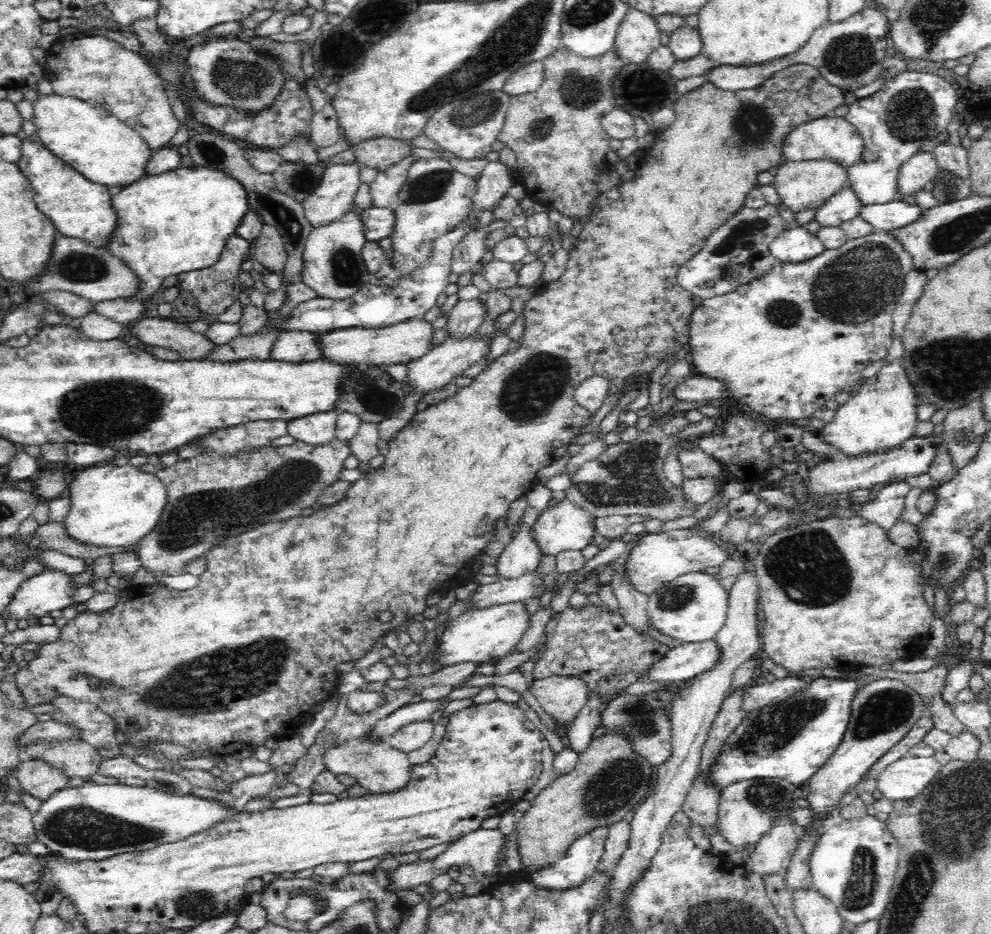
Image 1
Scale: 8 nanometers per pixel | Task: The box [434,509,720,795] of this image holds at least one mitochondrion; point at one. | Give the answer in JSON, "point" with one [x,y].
{"point":[637,714]}

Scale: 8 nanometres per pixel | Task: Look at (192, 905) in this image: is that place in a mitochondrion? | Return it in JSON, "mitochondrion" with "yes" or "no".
{"mitochondrion":"yes"}

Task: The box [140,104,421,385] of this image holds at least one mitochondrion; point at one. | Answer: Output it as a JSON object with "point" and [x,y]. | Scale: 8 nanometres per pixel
{"point":[277,208]}

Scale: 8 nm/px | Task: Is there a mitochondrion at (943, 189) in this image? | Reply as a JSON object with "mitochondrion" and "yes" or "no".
{"mitochondrion":"yes"}

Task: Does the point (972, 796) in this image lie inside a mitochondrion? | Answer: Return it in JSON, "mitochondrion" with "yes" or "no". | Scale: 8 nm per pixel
{"mitochondrion":"yes"}

